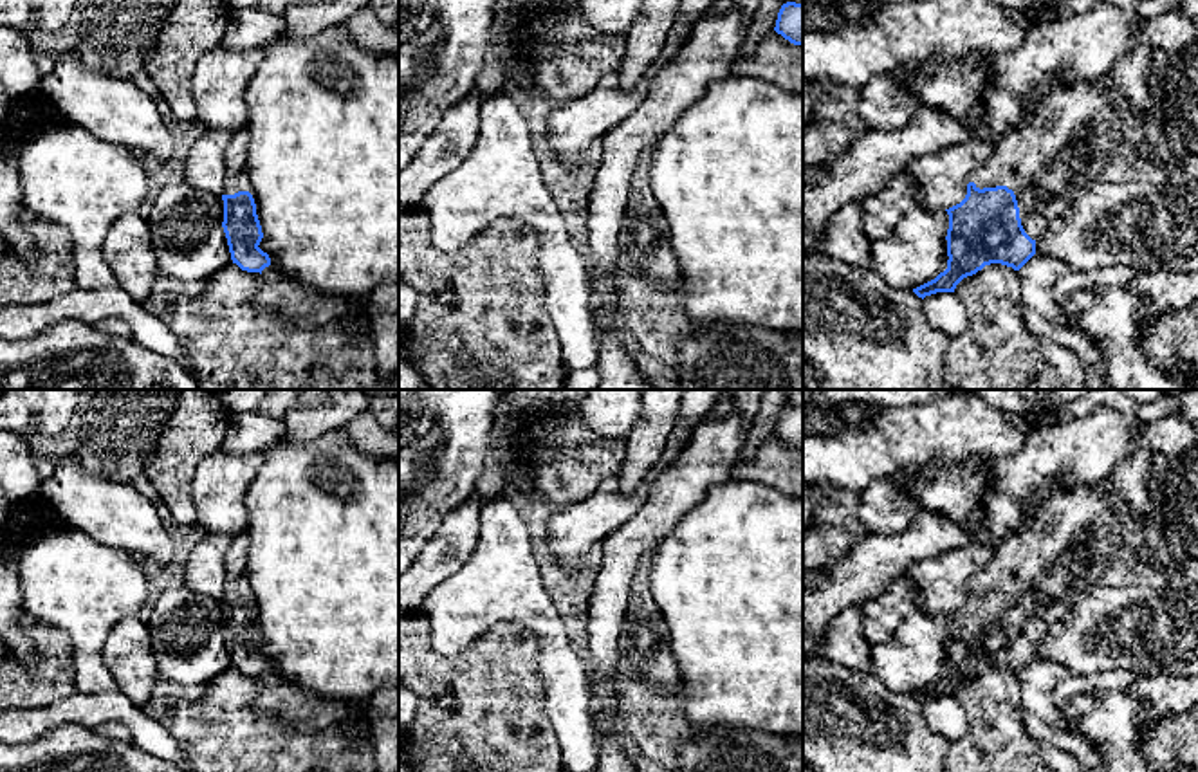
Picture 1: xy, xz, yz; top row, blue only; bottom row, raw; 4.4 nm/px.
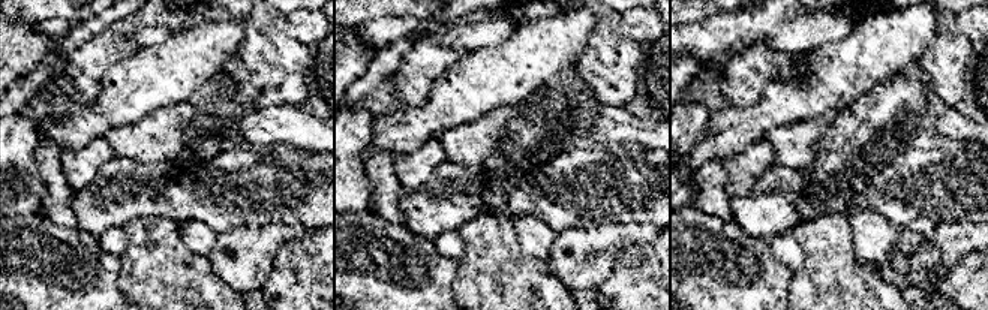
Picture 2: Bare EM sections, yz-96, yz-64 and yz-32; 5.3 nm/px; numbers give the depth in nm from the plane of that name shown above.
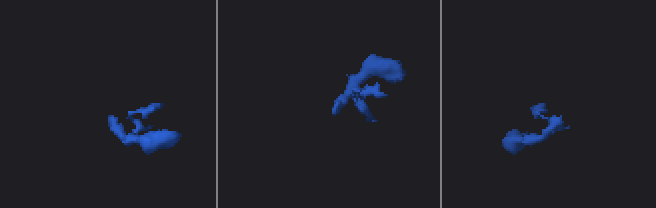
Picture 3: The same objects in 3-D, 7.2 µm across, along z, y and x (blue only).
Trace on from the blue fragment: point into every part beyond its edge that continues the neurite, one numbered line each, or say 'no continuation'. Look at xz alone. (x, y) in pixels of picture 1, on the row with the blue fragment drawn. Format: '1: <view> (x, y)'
no continuation

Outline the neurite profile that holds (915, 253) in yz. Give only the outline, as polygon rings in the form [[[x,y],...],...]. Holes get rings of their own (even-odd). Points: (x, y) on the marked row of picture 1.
[[[915,207],[882,238],[870,242],[868,269],[882,274],[893,287],[913,290],[947,269],[949,215]]]

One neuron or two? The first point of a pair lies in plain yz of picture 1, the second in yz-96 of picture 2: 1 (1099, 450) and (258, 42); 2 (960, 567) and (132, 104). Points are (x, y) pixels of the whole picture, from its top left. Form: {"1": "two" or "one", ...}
{"1": "two", "2": "two"}

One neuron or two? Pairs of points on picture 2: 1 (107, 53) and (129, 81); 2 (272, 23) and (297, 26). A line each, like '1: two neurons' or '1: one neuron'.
1: two neurons
2: two neurons

